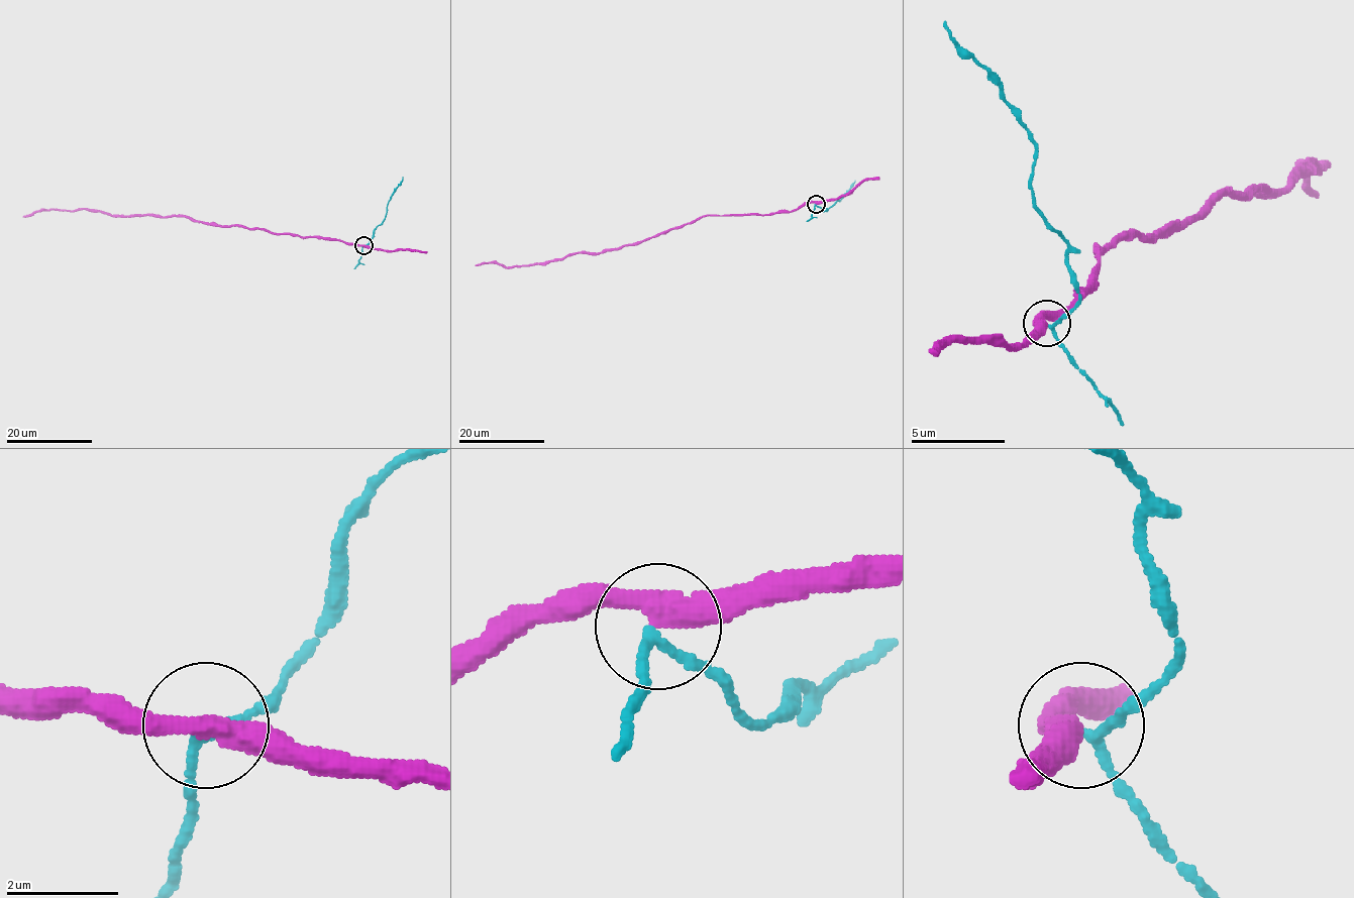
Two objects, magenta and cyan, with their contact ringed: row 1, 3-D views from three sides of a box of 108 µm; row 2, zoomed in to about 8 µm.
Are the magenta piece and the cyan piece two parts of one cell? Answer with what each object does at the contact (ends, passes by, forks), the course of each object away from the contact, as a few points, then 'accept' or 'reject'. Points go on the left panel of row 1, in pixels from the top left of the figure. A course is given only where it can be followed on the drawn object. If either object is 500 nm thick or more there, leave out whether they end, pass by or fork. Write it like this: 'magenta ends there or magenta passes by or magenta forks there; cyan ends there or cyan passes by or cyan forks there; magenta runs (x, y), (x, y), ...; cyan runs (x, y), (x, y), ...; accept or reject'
magenta passes by; cyan passes by; magenta runs (363, 245), (274, 234), (241, 226), (216, 226), (184, 216), (120, 215), (87, 209), (35, 211), (23, 216); cyan runs (363, 246), (385, 218), (388, 201), (402, 177); reject

